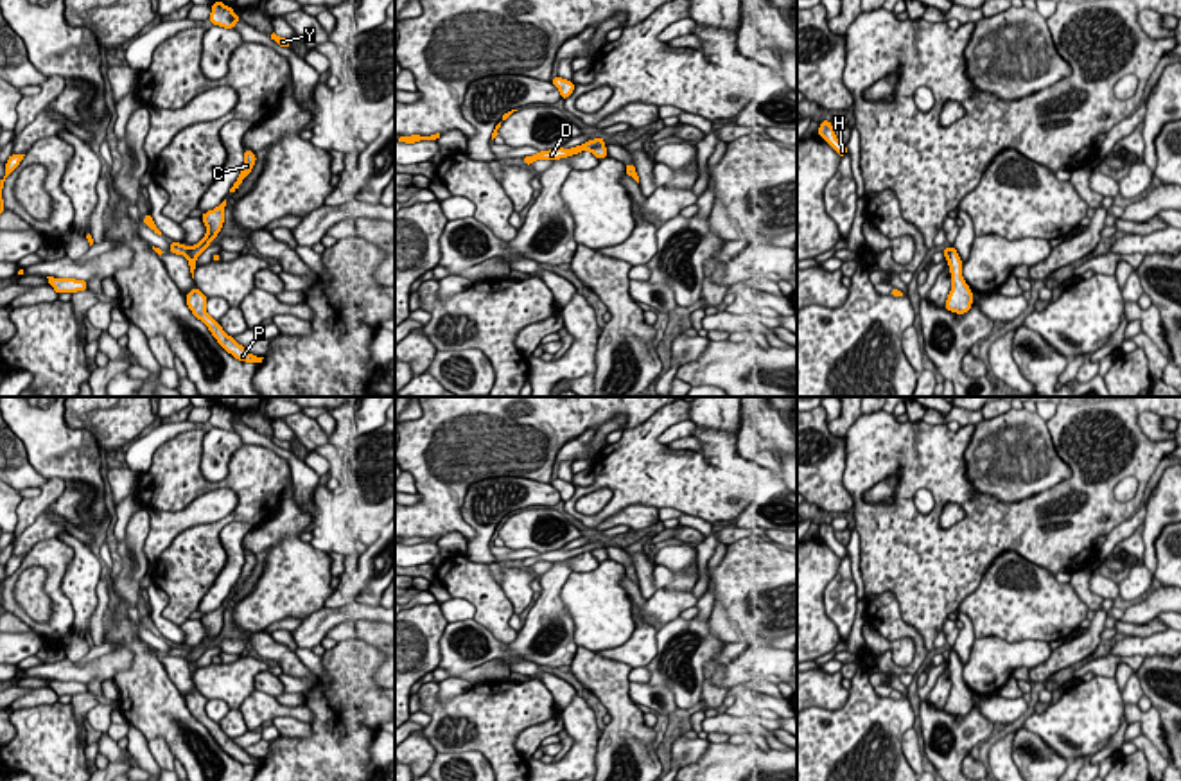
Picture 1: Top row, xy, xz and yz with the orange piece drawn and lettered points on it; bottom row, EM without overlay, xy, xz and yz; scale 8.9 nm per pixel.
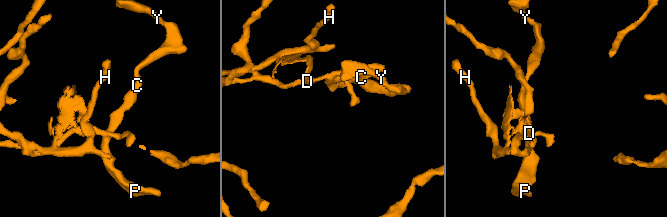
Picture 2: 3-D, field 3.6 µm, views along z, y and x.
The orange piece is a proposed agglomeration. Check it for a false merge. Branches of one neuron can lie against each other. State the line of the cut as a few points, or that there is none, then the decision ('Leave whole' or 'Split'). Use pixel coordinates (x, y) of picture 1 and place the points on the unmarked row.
Split along xy (191, 649), (185, 658). Split

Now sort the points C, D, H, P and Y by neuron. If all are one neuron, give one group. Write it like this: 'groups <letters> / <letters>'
groups C P Y / D H

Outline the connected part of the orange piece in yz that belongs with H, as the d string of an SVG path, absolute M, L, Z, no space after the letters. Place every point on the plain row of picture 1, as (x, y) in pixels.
M829 522L820 524L818 539L822 539L836 553L840 560L847 557L847 548L836 540L835 530Z

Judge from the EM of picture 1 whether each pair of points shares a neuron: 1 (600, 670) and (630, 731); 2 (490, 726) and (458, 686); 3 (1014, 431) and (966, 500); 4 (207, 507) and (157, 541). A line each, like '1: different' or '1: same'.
1: same
2: different
3: different
4: same

